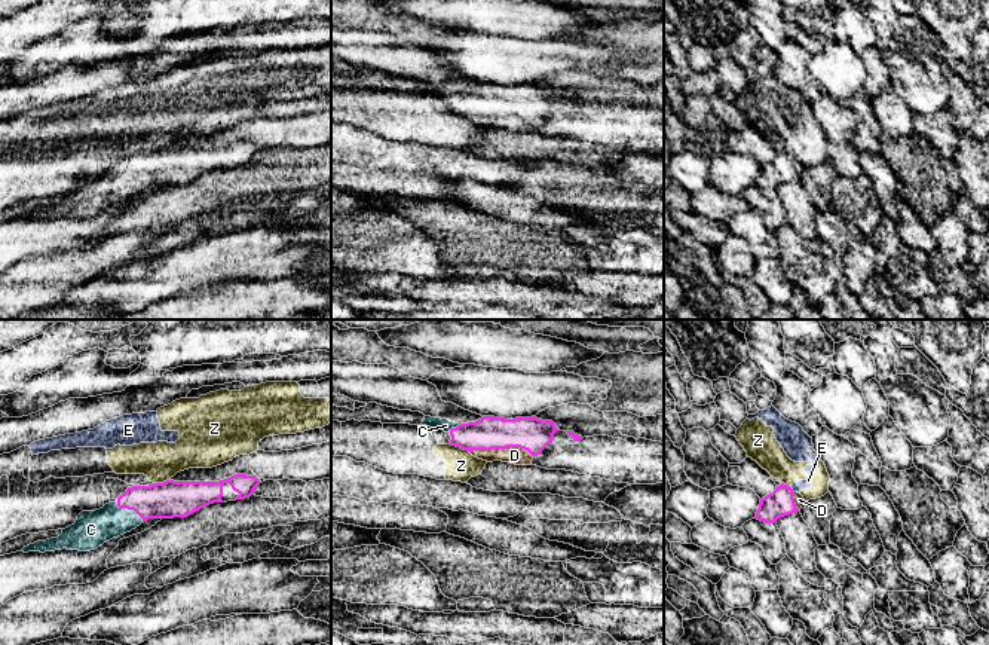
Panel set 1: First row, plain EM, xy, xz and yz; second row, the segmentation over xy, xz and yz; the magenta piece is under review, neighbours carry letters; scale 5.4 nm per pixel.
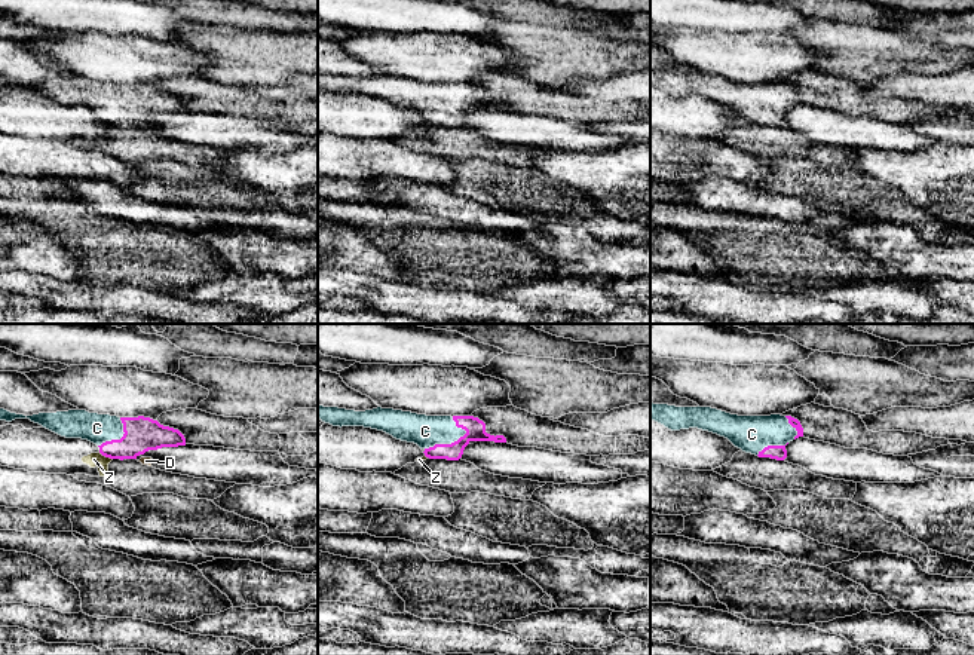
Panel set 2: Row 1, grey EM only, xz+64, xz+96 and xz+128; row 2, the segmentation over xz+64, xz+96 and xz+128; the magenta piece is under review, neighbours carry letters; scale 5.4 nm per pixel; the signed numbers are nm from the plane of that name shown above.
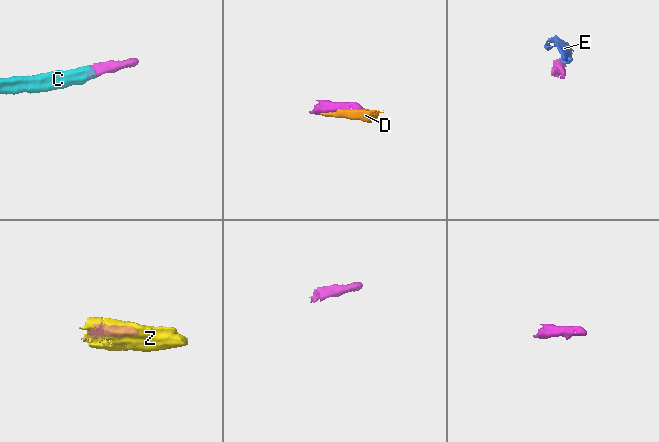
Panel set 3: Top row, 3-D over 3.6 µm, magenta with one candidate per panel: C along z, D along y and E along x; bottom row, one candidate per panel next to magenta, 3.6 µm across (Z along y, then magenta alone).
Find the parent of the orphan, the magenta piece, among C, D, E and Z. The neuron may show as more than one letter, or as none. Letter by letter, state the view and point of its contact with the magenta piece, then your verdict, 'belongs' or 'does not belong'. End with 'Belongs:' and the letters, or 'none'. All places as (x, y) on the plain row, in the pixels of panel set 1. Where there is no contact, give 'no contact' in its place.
C: contact xy (129, 176); belongs
D: contact xz (501, 115); belongs
E: contact yz (792, 156); does not belong
Z: contact xz (459, 113); does not belong
Belongs: C, D

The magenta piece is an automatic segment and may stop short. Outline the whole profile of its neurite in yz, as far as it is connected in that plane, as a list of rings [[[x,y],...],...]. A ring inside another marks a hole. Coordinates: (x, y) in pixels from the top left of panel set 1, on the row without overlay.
[[[780,152],[777,156],[760,166],[756,178],[756,186],[765,190],[777,190],[780,184],[799,178],[805,166],[787,152]]]

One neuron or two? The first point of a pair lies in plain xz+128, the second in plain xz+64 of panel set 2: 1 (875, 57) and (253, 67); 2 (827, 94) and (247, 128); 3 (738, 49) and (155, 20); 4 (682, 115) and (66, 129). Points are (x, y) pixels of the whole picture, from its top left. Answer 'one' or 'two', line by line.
1: one
2: two
3: two
4: one

